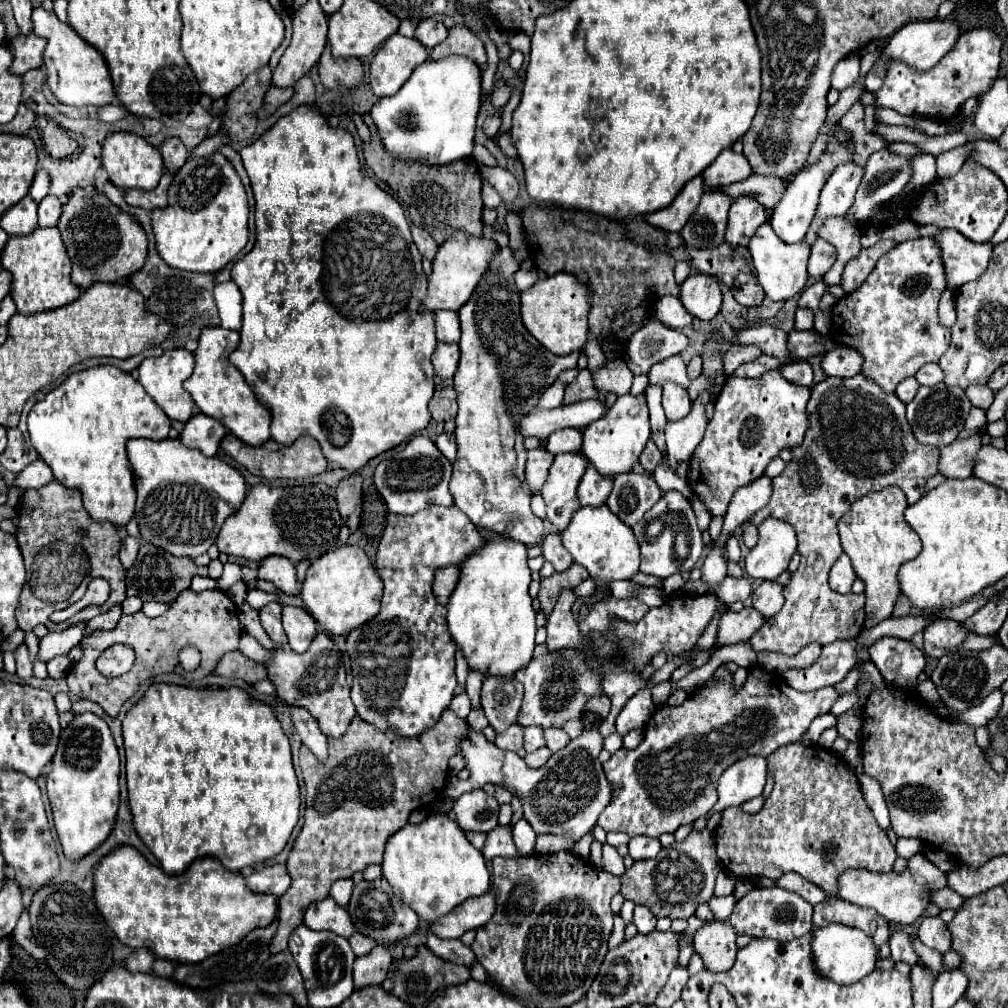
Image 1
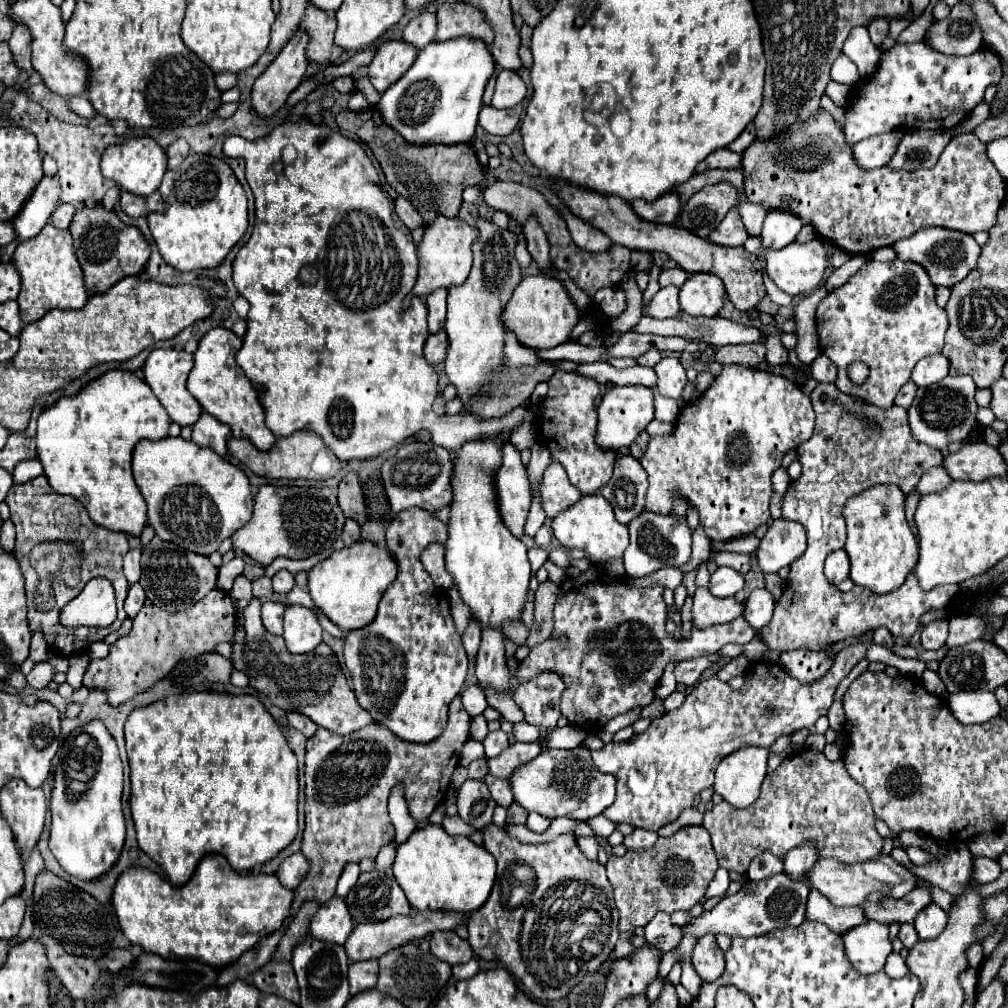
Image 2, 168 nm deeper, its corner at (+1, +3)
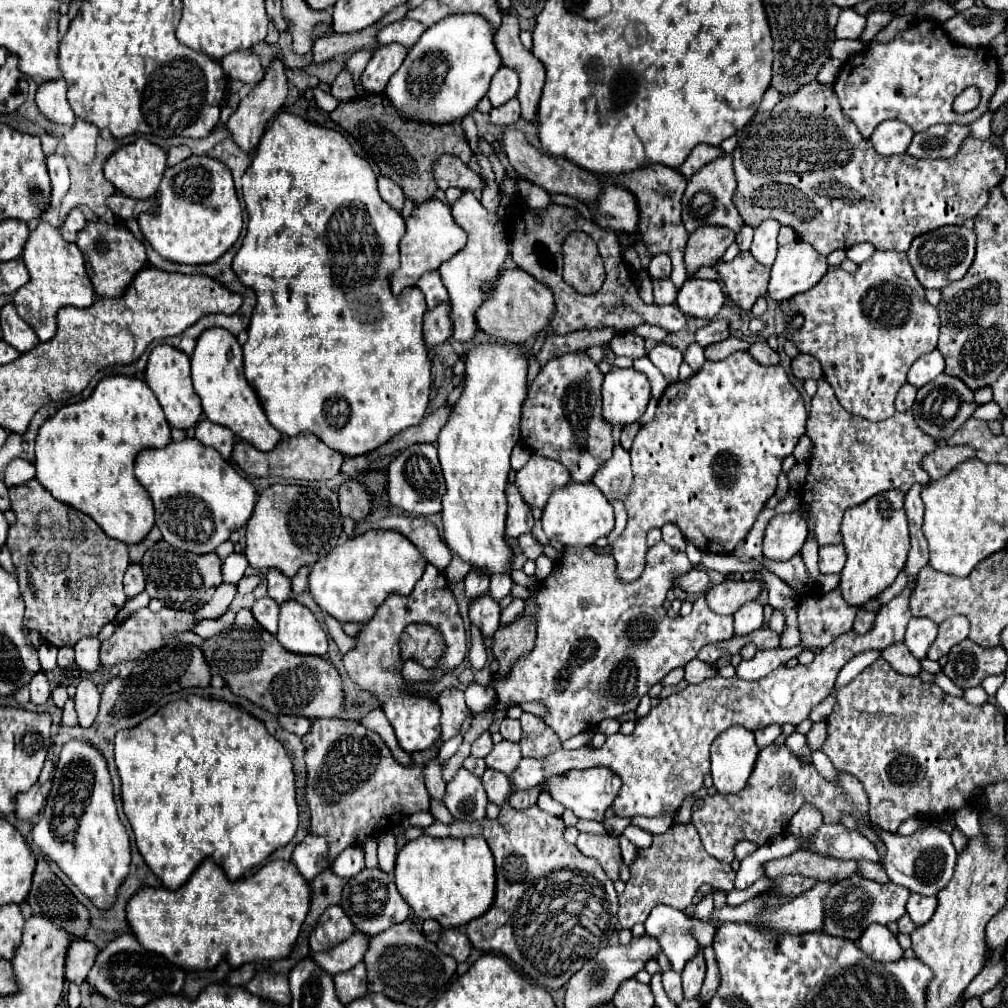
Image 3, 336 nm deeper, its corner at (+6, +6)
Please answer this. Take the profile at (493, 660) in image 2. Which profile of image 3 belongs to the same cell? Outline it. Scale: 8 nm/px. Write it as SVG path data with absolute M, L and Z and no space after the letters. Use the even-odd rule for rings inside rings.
M479 597L475 605L469 605L469 619L483 637L493 637L493 633L499 629L499 615L501 607L491 597Z

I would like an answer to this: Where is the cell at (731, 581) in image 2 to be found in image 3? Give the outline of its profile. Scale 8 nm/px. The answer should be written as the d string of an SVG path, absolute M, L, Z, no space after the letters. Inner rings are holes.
M693 569L691 573L681 575L679 579L675 579L673 585L679 585L681 589L691 591L691 593L695 593L695 591L705 591L705 589L709 587L709 577L707 577L705 571L697 571L697 569Z

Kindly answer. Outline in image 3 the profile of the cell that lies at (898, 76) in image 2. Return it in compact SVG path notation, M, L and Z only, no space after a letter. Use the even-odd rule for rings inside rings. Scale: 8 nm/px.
M919 19L909 29L901 31L891 43L865 47L857 57L847 59L833 89L839 97L843 115L849 121L853 121L859 133L867 139L871 137L873 129L885 119L899 119L907 123L913 131L925 131L935 123L961 123L961 125L971 123L987 111L987 101L993 95L997 83L999 83L999 63L989 49L957 49L957 45L951 45L951 41L943 33L941 25L935 23L935 19ZM967 87L977 87L981 93L981 101L973 111L959 115L953 111L953 101Z

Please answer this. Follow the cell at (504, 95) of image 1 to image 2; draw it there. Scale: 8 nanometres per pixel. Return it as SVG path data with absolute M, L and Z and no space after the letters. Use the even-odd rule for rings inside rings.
M502 70L496 78L496 90L492 96L492 106L500 108L500 110L512 108L524 100L526 92L528 92L526 82L516 72Z

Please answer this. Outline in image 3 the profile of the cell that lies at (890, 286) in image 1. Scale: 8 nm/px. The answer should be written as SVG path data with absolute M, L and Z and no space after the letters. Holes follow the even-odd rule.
M877 251L869 261L859 265L855 273L843 269L831 269L825 277L799 297L783 301L787 323L795 313L805 317L805 323L799 331L785 329L787 339L795 341L801 353L817 357L823 365L825 379L831 383L839 403L859 417L869 421L883 421L895 413L893 401L899 387L905 383L909 367L925 353L931 353L937 347L939 337L939 313L925 299L925 289L917 281L905 253L895 251Z

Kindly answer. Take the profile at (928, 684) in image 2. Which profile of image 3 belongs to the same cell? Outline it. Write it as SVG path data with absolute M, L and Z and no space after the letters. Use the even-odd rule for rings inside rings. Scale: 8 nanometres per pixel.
M943 671L935 673L935 685L939 685L945 693L949 693L949 695L953 695L953 697L961 697L961 693L963 693Z

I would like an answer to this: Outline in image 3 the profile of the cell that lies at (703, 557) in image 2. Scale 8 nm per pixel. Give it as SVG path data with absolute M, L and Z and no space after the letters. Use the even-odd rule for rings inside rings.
M659 541L655 547L649 547L645 571L637 581L625 583L615 573L615 561L609 555L599 555L593 547L567 549L567 557L555 563L551 575L541 583L537 593L539 613L537 621L537 639L535 647L523 655L505 675L493 675L493 685L499 699L511 699L515 703L525 701L543 701L549 707L545 723L559 735L561 741L585 731L587 727L597 727L607 717L619 717L623 713L635 711L641 697L659 683L671 669L687 665L697 657L703 645L715 641L727 641L733 631L733 617L719 617L707 609L705 599L701 597L693 607L691 615L671 619L663 609L671 577L675 573L685 575L693 569L685 553L673 551L673 547Z

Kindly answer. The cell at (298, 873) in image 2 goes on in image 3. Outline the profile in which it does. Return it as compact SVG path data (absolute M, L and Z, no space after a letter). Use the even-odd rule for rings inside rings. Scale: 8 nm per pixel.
M307 835L295 847L291 855L291 863L307 881L311 881L311 877L315 877L319 871L327 867L327 841L323 841L323 837ZM323 855L325 855L325 863L323 863Z

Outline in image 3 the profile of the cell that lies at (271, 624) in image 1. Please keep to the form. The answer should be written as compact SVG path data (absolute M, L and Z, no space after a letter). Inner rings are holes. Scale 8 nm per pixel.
M261 597L255 601L255 605L251 607L253 617L269 631L269 633L277 633L277 619L279 619L279 605L271 599L271 597Z

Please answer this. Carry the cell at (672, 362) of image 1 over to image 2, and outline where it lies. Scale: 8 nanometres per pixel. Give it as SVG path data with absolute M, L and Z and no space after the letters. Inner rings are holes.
M650 348L644 356L638 356L638 358L636 358L636 362L638 362L640 366L648 366L648 368L652 368L656 362L660 362L660 358L662 358L662 356L660 356L660 352L658 352L656 348Z

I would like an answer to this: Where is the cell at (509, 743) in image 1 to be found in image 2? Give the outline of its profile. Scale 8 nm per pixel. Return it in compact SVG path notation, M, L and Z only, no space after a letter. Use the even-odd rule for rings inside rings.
M496 730L496 732L488 732L488 736L484 738L484 754L486 758L494 758L498 756L504 748L508 748L508 734L502 732L502 730Z

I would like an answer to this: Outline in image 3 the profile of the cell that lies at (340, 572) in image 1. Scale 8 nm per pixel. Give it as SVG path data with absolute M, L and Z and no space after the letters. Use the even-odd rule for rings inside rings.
M367 531L343 545L337 545L329 555L319 559L309 573L309 591L315 603L341 623L367 623L375 609L389 593L407 595L425 569L423 557L407 537L397 531Z

